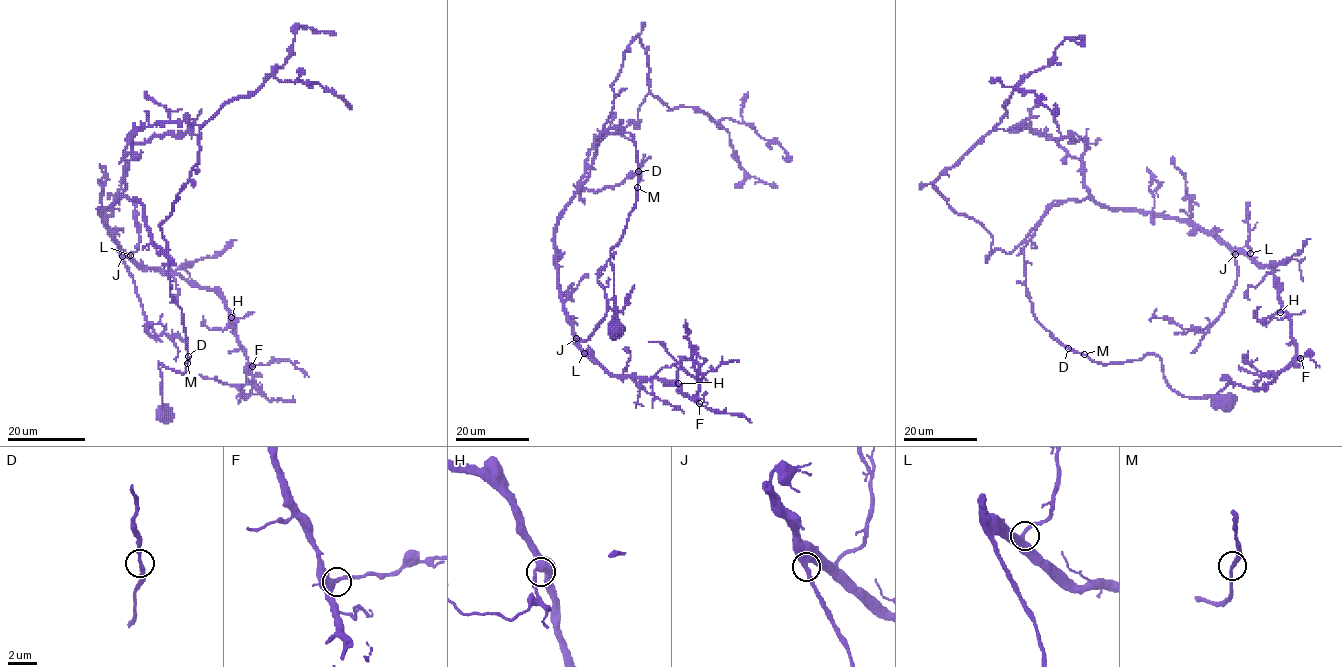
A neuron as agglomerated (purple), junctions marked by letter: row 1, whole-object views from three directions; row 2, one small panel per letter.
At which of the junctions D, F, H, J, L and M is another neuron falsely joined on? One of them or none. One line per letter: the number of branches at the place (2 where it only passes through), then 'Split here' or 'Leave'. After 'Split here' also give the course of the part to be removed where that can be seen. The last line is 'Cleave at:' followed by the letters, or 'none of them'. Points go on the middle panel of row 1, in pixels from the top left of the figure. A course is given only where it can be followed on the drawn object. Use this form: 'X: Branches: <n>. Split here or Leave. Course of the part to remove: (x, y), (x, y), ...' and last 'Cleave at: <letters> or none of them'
D: Branches: 2. Leave
F: Branches: 2. Leave
H: Branches: 2. Leave
J: Branches: 2. Leave
L: Branches: 2. Leave
M: Branches: 2. Leave
Cleave at: none of them

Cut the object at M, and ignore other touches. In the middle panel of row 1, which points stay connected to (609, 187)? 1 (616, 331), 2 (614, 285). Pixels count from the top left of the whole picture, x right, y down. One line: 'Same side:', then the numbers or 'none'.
Same side: none

